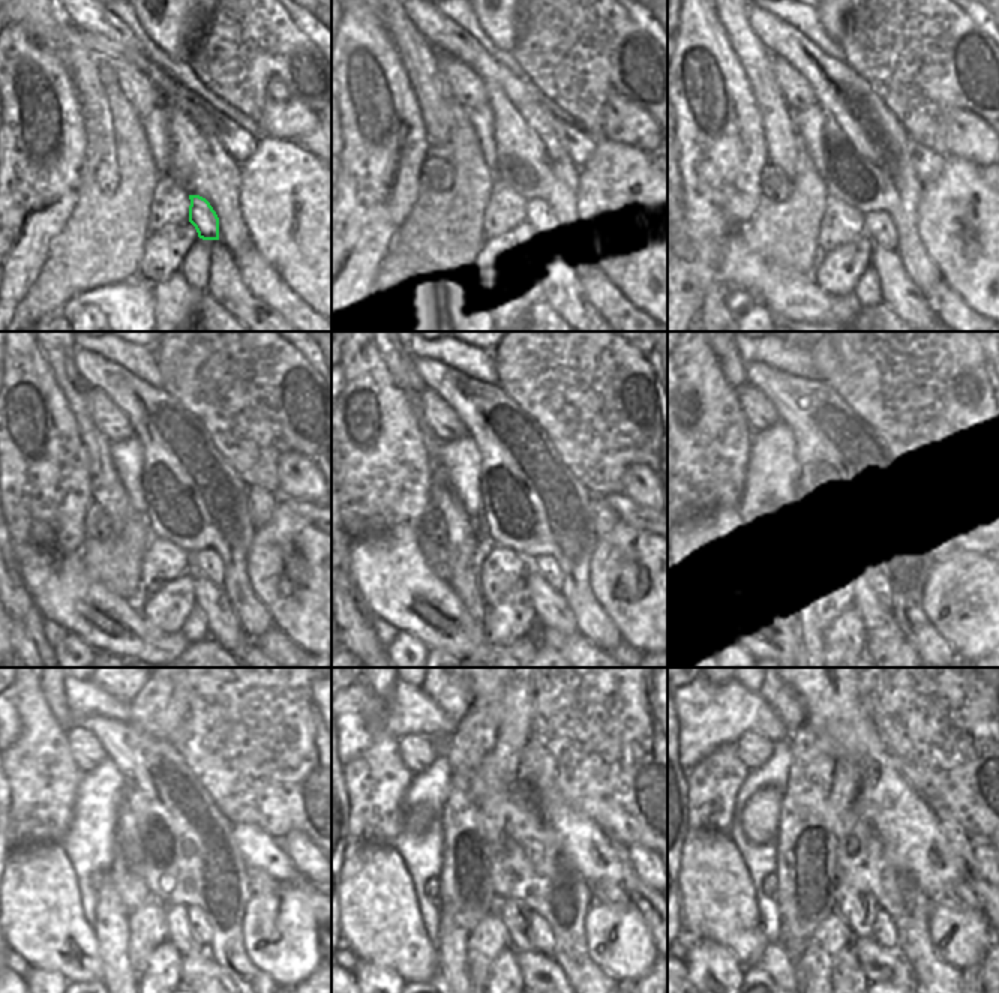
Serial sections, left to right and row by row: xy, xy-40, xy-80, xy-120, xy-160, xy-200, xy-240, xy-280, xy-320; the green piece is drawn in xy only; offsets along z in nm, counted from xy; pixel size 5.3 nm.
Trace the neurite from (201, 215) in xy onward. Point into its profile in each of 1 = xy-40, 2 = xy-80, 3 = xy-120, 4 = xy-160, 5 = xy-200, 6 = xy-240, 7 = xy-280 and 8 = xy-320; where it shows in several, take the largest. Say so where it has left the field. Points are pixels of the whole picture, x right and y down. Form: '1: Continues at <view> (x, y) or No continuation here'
1: Continues at xy-40 (540, 221)
2: Continues at xy-80 (878, 225)
3: Continues at xy-120 (207, 563)
4: Continues at xy-160 (545, 566)
5: Continues at xy-200 (876, 575)
6: Continues at xy-240 (201, 926)
7: Continues at xy-280 (543, 941)
8: Continues at xy-320 (884, 933).

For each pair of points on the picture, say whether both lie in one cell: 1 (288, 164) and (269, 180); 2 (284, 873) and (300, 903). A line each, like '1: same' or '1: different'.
1: same
2: different

